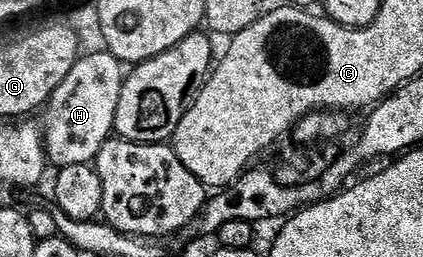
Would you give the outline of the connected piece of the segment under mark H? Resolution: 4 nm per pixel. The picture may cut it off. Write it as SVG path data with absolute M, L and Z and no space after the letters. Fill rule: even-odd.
M82 53L71 72L67 72L67 80L55 88L44 107L45 156L52 165L54 162L54 167L96 163L99 148L103 148L113 134L115 108L119 108L127 70L114 54L100 53Z

